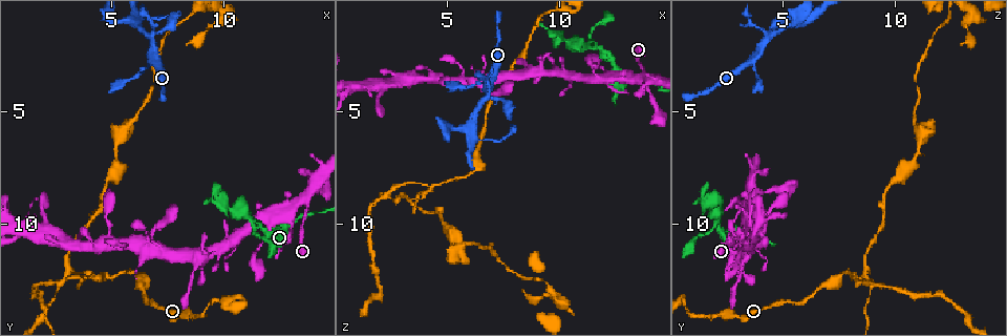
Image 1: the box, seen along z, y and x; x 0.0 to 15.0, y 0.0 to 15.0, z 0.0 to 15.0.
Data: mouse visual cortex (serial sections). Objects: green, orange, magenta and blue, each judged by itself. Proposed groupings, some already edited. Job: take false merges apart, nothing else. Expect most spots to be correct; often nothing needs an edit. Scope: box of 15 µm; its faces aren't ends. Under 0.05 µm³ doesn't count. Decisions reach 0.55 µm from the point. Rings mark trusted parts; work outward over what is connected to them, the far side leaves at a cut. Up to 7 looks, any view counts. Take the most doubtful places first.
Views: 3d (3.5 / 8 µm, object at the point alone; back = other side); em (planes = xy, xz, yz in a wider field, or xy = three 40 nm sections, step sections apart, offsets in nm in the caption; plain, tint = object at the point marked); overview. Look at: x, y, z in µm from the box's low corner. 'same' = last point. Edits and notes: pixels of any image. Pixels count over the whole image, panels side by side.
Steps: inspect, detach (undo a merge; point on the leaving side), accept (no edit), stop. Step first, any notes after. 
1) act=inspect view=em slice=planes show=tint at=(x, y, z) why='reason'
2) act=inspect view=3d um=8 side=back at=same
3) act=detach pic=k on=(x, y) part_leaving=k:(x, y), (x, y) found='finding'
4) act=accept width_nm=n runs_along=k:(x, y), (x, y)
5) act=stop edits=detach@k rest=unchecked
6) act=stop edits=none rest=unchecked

act=inspect view=3d um=8 at=(4.3, 12.5, 8.4) why='three arms meet'

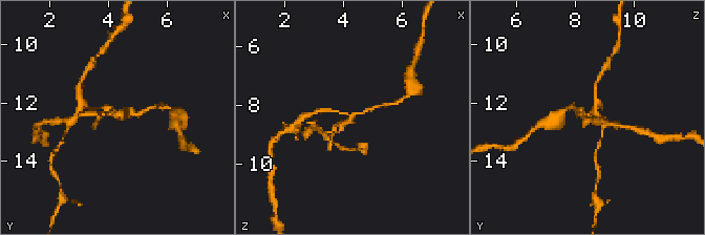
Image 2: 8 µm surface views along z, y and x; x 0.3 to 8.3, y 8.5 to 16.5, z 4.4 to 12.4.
act=inspect view=3d um=3.5 at=(4.3, 12.4, 8.4)

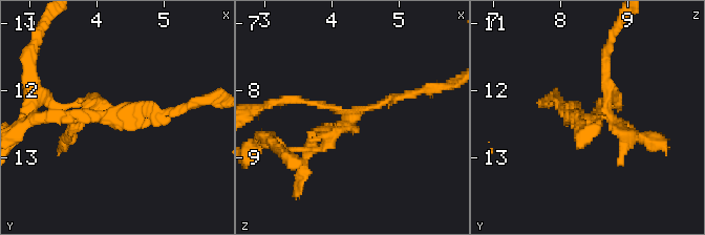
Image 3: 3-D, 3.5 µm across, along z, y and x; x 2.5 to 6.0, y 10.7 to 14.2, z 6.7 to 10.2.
act=detach pic=3 on=(73, 127) part_leaving=3:(107, 108), (98, 99), (52, 105), (29, 85) found='a second cell is stuck on'

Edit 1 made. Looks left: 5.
act=inspect view=overview

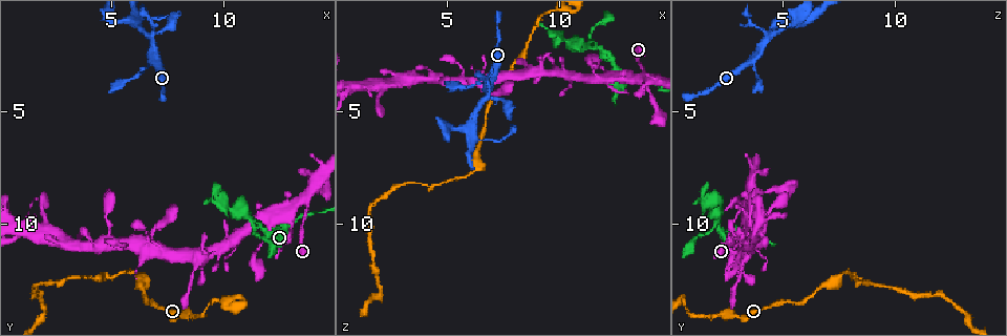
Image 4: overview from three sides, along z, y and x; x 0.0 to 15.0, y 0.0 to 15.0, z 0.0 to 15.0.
act=inspect view=3d um=8 at=(11.9, 10.3, 2.1) why='three-way junction'

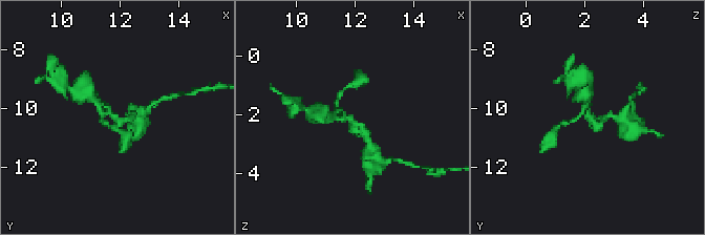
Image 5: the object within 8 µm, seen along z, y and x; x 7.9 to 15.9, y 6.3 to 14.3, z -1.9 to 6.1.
act=inspect view=em slice=xy step=2 show=tint at=(11.9, 10.2, 2.1) why='shape alone is not enough'

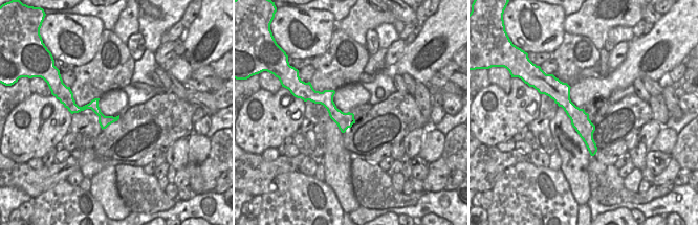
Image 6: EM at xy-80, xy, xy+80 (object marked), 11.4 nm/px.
act=accept runs_along=5:(367, 139), (360, 125), (326, 113) found='one cell here'

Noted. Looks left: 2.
act=inspect view=3d um=3.5 at=(6.8, 1.8, 4.1)

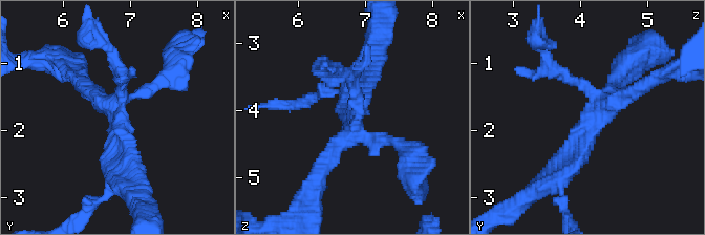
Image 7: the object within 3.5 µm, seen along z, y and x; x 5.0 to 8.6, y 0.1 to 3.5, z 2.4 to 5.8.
act=accept runs_along=7:(555, 182), (605, 110), (641, 88) found='all the same cell'

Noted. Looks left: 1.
act=stop edits=detach@3 rest=unchecked

